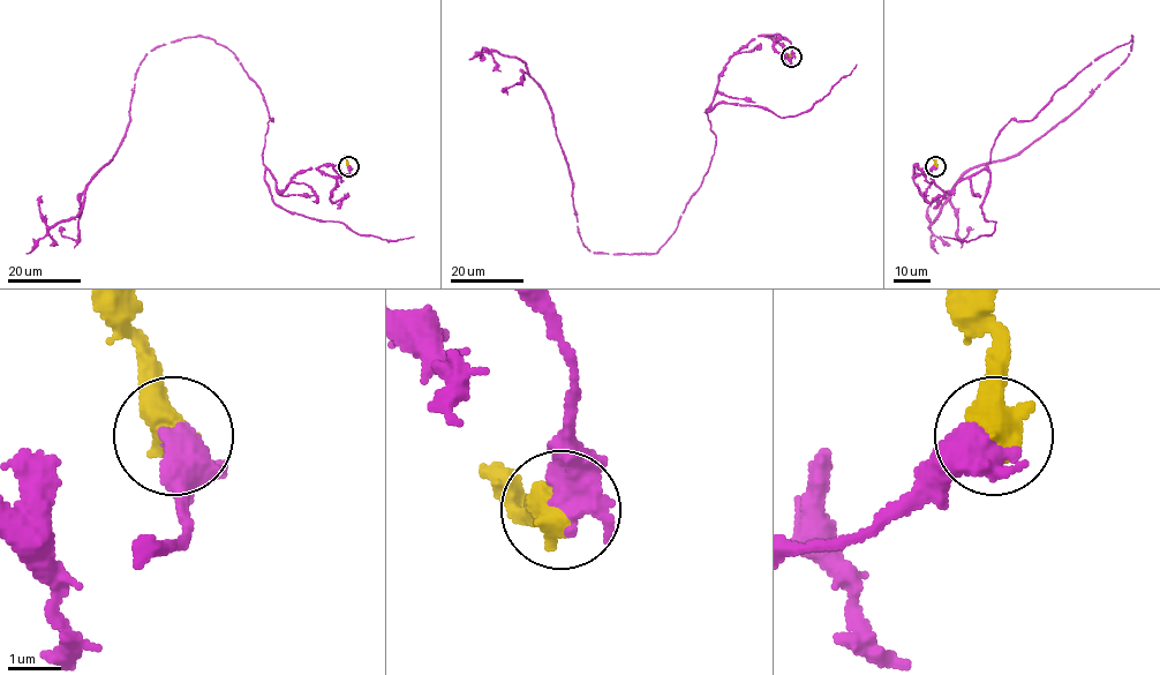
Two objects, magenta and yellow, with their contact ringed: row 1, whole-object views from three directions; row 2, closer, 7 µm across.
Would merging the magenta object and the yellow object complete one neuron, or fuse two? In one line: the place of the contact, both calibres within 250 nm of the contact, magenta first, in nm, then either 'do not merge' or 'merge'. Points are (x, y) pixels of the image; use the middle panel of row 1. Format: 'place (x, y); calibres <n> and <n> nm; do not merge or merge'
place (791, 57); calibres 440 and 650 nm; merge

